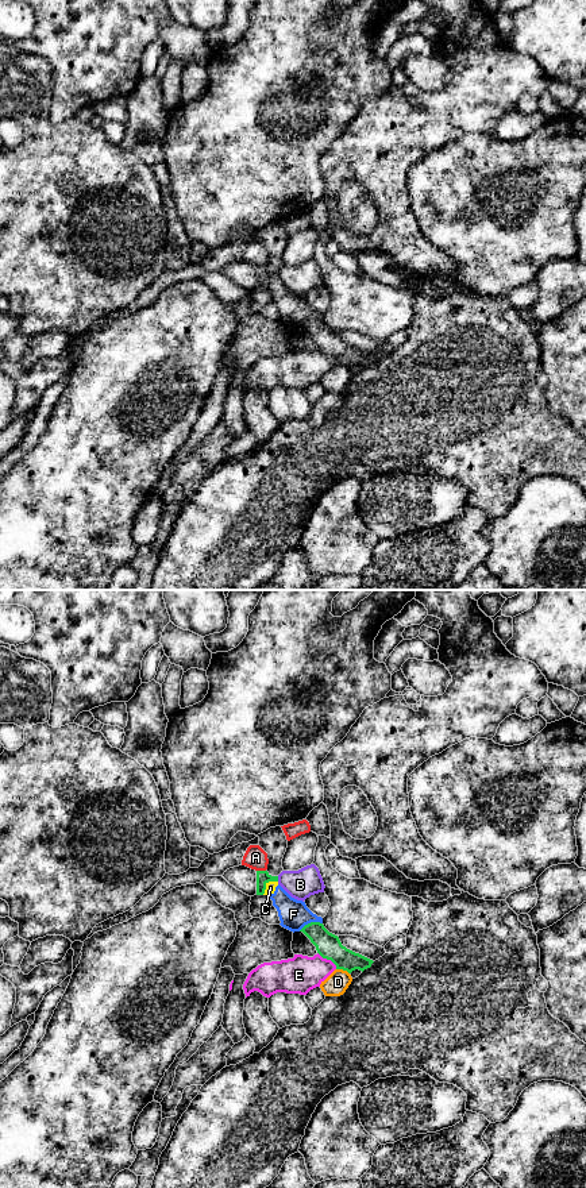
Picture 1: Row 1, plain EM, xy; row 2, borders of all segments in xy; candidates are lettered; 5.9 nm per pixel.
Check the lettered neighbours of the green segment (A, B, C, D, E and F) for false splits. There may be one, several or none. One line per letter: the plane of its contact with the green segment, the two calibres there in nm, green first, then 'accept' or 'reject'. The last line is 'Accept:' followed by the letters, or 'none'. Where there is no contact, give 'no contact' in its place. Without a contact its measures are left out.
A: contact in xy; calibres 80 and 140 nm; reject
B: contact in xy; calibres 80 and 180 nm; reject
C: contact in xy; calibres 80 and 60 nm; reject
D: contact in xy; calibres 150 and 140 nm; reject
E: contact in xy; calibres 150 and 220 nm; reject
F: contact in xy; calibres 150 and 180 nm; reject
Accept: none

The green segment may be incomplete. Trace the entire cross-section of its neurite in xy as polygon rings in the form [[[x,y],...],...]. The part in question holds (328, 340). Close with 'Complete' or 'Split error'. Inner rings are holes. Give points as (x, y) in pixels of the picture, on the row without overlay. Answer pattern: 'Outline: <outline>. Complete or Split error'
Outline: [[[311,317],[300,327],[311,335],[323,354],[331,355],[336,360],[336,364],[343,364],[348,369],[355,364],[363,367],[374,358],[373,355],[343,342],[339,332],[329,328],[320,317]]]. Complete

